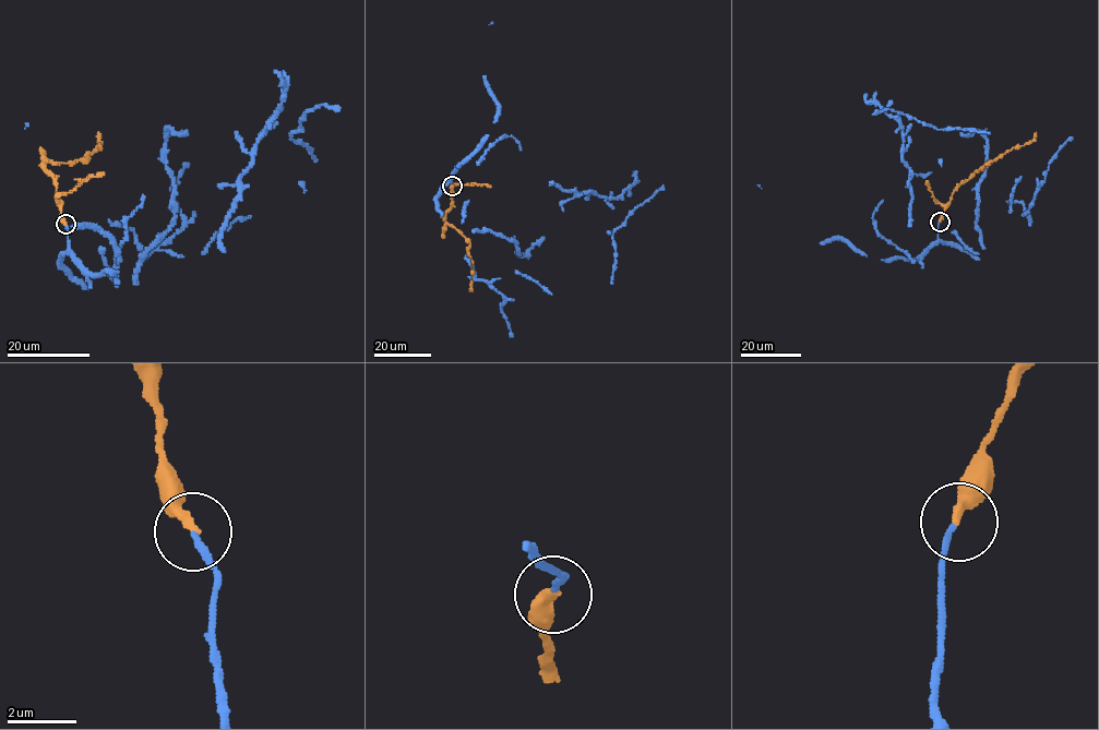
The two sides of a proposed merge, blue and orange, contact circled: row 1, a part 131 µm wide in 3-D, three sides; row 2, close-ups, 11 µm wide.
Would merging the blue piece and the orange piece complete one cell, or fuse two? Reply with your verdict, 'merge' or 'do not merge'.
merge

